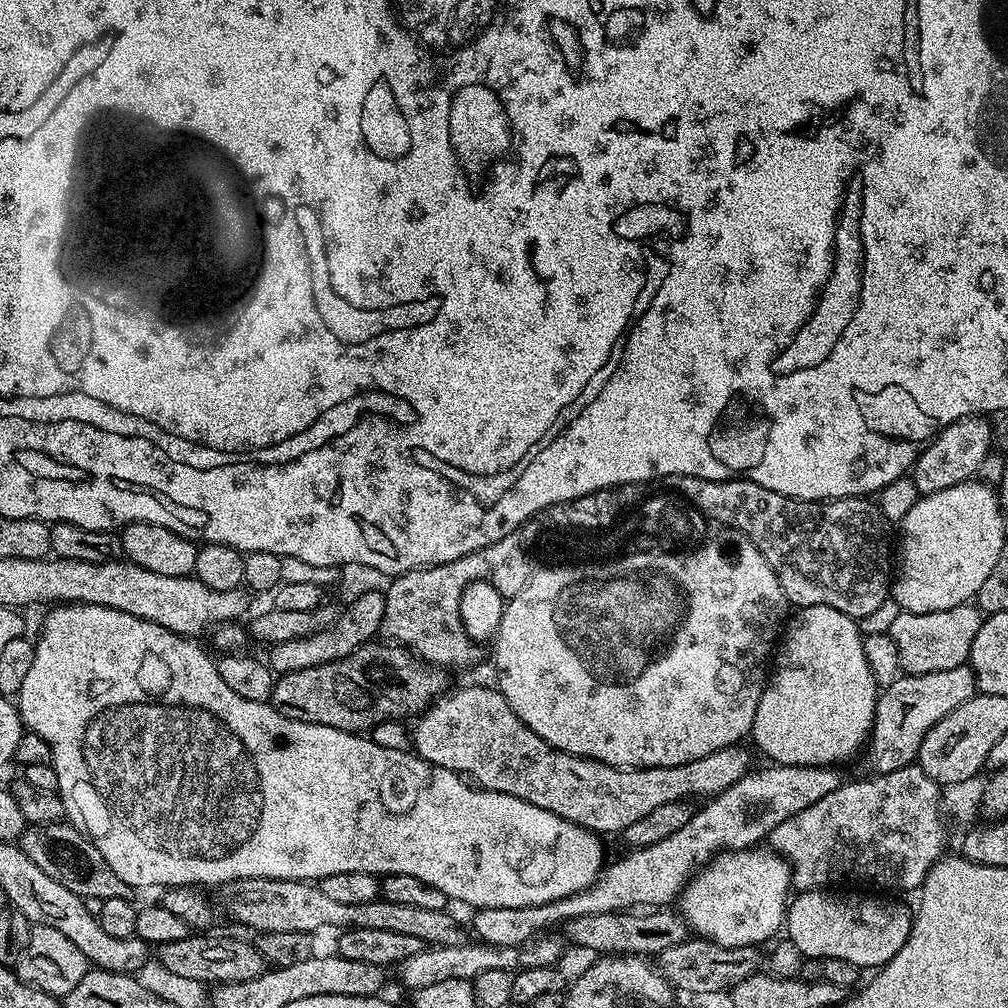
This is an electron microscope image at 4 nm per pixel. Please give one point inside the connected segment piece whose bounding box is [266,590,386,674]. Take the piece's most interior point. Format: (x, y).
(344, 635)

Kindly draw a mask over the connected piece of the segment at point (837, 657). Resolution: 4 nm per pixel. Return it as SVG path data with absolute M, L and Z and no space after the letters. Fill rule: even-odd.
M812 606L799 609L796 616L791 620L789 626L784 630L784 635L779 645L781 654L775 657L771 667L765 690L761 696L757 697L755 714L752 720L750 738L755 744L768 756L773 763L786 765L802 765L804 767L829 767L836 766L836 763L842 762L852 757L860 747L865 745L869 734L871 733L872 724L875 720L876 701L878 699L878 685L873 678L873 674L866 662L863 635L859 629L859 623L851 616L842 614L841 611L834 610L828 606Z

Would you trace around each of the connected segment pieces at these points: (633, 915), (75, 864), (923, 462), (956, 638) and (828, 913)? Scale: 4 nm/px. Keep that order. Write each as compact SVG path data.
M621 910L618 912L607 912L606 914L582 914L580 918L570 918L562 924L564 936L572 944L585 948L588 952L600 952L601 957L605 956L638 956L641 958L652 958L666 950L667 947L675 945L682 940L680 934L681 925L678 923L678 916L672 910L648 910L645 916L636 910Z
M67 822L27 825L18 843L26 858L30 858L30 862L34 862L38 870L50 874L54 882L62 882L62 886L66 886L66 890L74 894L103 900L130 896L128 884L117 878L110 866L106 866L102 854L92 845L91 840Z
M983 415L963 416L950 426L940 429L939 434L932 437L927 447L917 456L910 472L910 477L916 483L920 494L946 490L947 487L971 481L976 476L978 462L986 458L994 444L993 425L984 420L987 419Z
M971 603L954 606L952 609L937 610L933 613L910 613L900 611L894 618L890 633L894 646L898 646L898 662L905 673L921 676L927 672L954 670L968 664L974 638L982 623L982 613Z
M813 890L811 892L797 891L791 897L786 909L786 932L788 928L787 943L800 951L801 957L819 958L821 961L830 958L842 958L842 962L854 962L854 966L861 970L879 969L890 962L898 950L906 942L912 929L913 909L899 904L896 898L881 898L876 894L864 894L859 900L856 896L839 896L836 890Z

